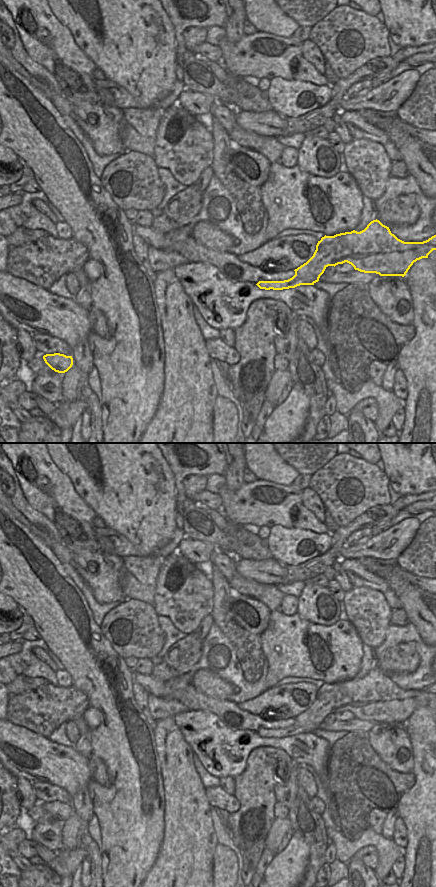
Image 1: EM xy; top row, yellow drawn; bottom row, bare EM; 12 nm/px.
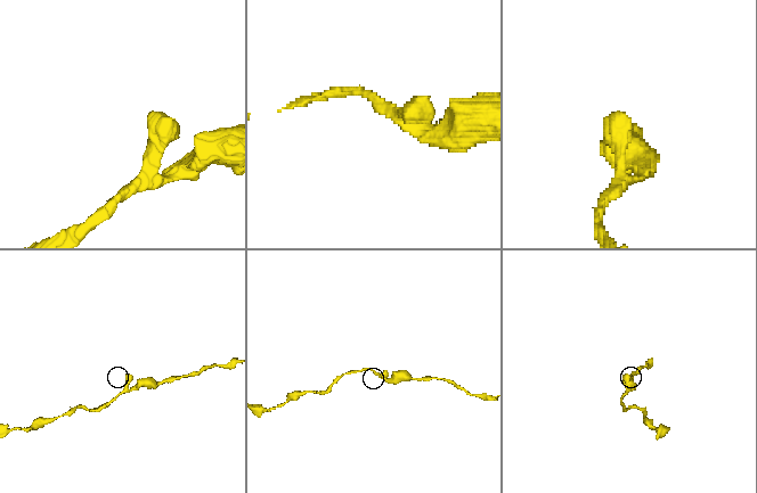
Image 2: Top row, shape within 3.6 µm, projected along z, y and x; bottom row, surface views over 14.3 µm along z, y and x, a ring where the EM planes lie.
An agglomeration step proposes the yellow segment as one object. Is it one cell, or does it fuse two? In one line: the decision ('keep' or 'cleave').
keep

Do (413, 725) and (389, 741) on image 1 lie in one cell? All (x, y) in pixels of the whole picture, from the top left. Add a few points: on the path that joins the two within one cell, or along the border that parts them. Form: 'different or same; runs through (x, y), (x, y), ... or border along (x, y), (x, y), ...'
different; border along (403, 725), (410, 741), (412, 753)

